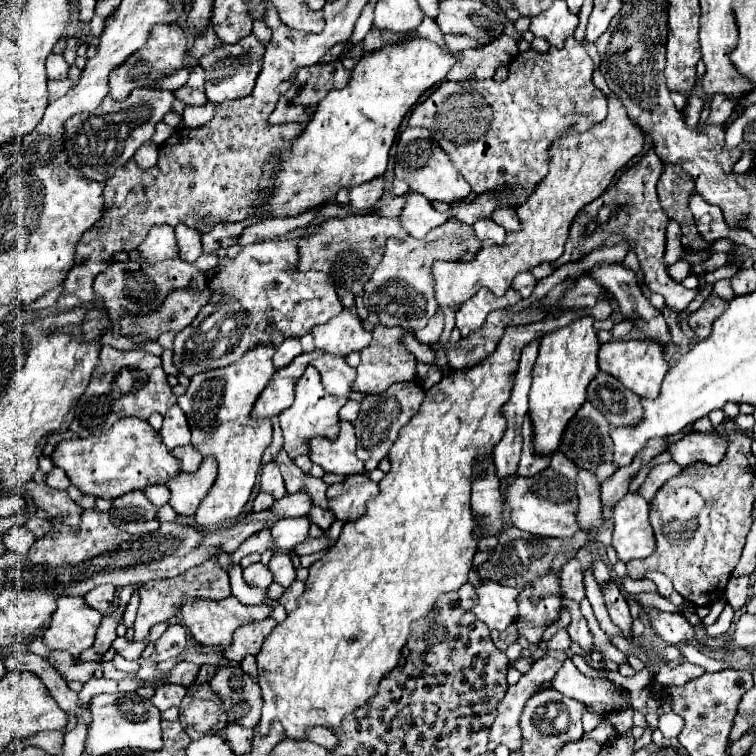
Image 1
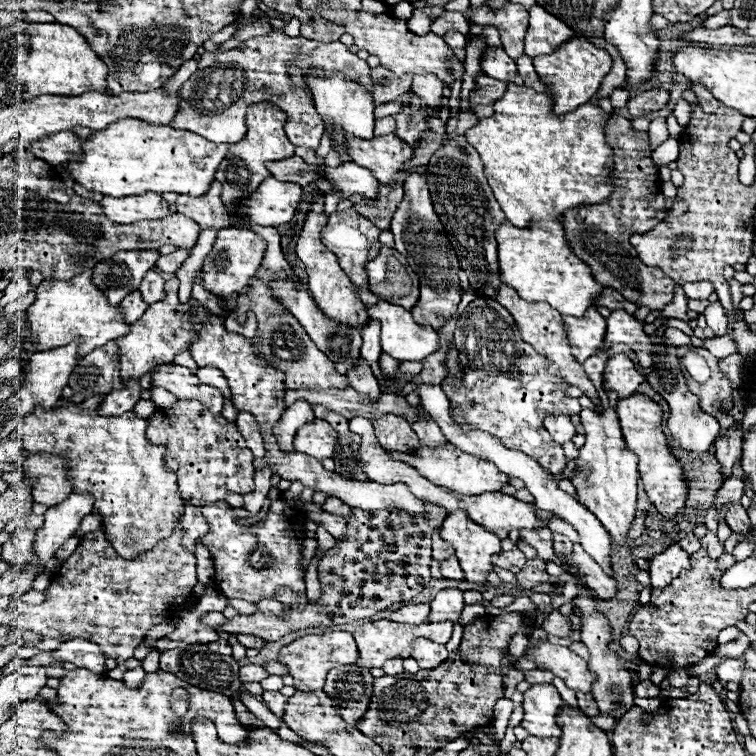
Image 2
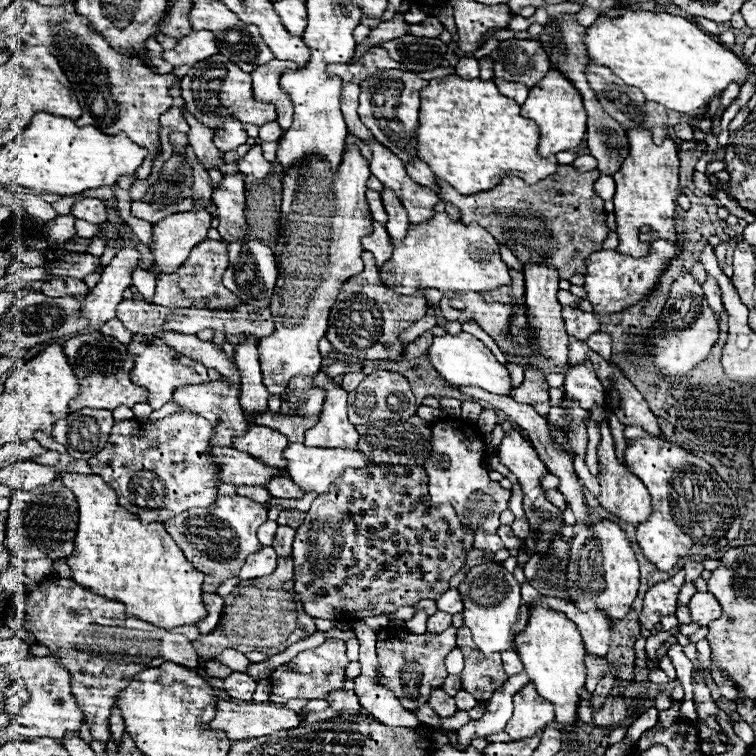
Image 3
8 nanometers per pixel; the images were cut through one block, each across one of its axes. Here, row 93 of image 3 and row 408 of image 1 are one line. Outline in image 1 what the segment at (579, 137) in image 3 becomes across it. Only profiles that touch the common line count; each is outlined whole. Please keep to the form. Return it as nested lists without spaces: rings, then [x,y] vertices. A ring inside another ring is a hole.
[[[582,316],[570,326],[548,332],[540,340],[538,360],[532,372],[530,388],[530,416],[534,424],[534,446],[540,454],[552,454],[558,450],[560,436],[568,420],[578,412],[586,400],[586,388],[598,374],[598,336],[594,330],[594,318]]]

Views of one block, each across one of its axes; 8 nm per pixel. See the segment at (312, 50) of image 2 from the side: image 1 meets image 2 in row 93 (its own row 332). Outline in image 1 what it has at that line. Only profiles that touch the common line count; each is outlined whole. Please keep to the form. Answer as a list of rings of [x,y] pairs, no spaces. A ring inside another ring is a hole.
[[[320,216],[312,220],[312,224],[306,228],[306,234],[292,240],[282,238],[262,238],[256,240],[240,250],[236,258],[222,258],[218,264],[216,274],[208,280],[208,288],[212,288],[212,296],[208,296],[208,304],[204,304],[204,310],[192,320],[192,324],[184,330],[180,330],[174,338],[174,364],[182,374],[192,378],[194,374],[208,372],[214,368],[224,368],[236,360],[240,360],[240,354],[256,348],[256,346],[280,346],[290,336],[304,336],[308,334],[316,324],[324,324],[330,318],[338,316],[344,306],[340,298],[334,292],[334,282],[328,274],[308,270],[298,270],[298,242],[306,236],[312,236],[312,232],[318,232],[324,218]]]

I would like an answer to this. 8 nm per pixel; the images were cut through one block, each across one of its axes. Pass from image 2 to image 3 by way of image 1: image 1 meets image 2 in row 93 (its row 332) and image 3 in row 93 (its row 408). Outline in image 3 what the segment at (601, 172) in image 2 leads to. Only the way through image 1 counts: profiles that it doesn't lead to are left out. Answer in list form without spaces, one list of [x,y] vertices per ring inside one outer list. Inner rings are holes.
[[[456,74],[434,78],[426,88],[420,90],[422,106],[420,106],[420,124],[416,128],[416,140],[418,140],[418,156],[422,162],[430,166],[430,170],[446,180],[452,188],[456,188],[460,194],[476,194],[492,190],[502,178],[506,176],[518,176],[526,180],[528,184],[536,184],[548,176],[552,176],[558,168],[558,162],[554,156],[542,158],[536,152],[538,146],[538,126],[520,116],[520,106],[498,92],[496,84],[492,80],[464,80]]]

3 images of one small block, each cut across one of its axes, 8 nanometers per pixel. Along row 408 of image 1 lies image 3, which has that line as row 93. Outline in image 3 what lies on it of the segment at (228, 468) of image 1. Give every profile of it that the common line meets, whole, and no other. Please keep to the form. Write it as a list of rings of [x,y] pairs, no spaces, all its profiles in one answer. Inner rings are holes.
[[[222,54],[210,56],[210,60],[202,60],[200,64],[194,64],[188,70],[188,74],[182,78],[182,98],[184,98],[184,108],[212,130],[218,130],[222,126],[222,118],[236,118],[240,122],[256,126],[264,126],[268,122],[278,120],[274,104],[258,102],[252,98],[250,74],[242,72]],[[222,98],[226,98],[226,112],[220,110],[220,104],[224,102]]]

